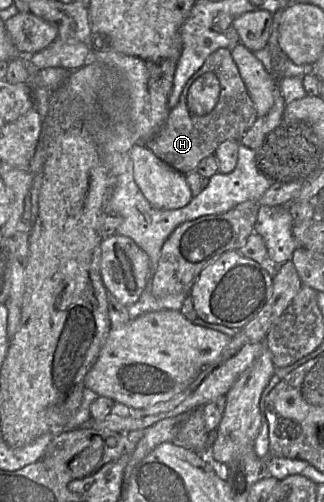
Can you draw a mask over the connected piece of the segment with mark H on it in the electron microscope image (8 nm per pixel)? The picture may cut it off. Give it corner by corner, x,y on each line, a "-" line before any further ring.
222,48
209,55
203,66
188,80
178,103
170,109
165,123
145,146
169,166
186,175
194,172
201,160
213,155
222,142
235,140
240,143
257,117
256,109
240,76
238,67
233,61
231,51

